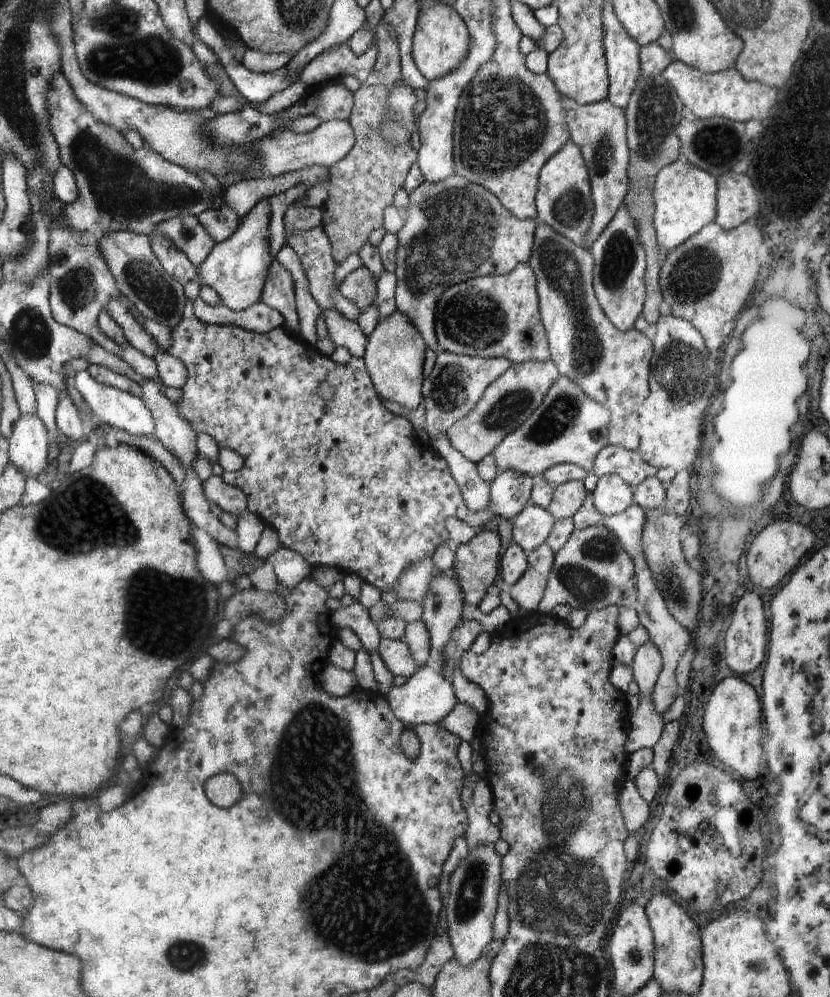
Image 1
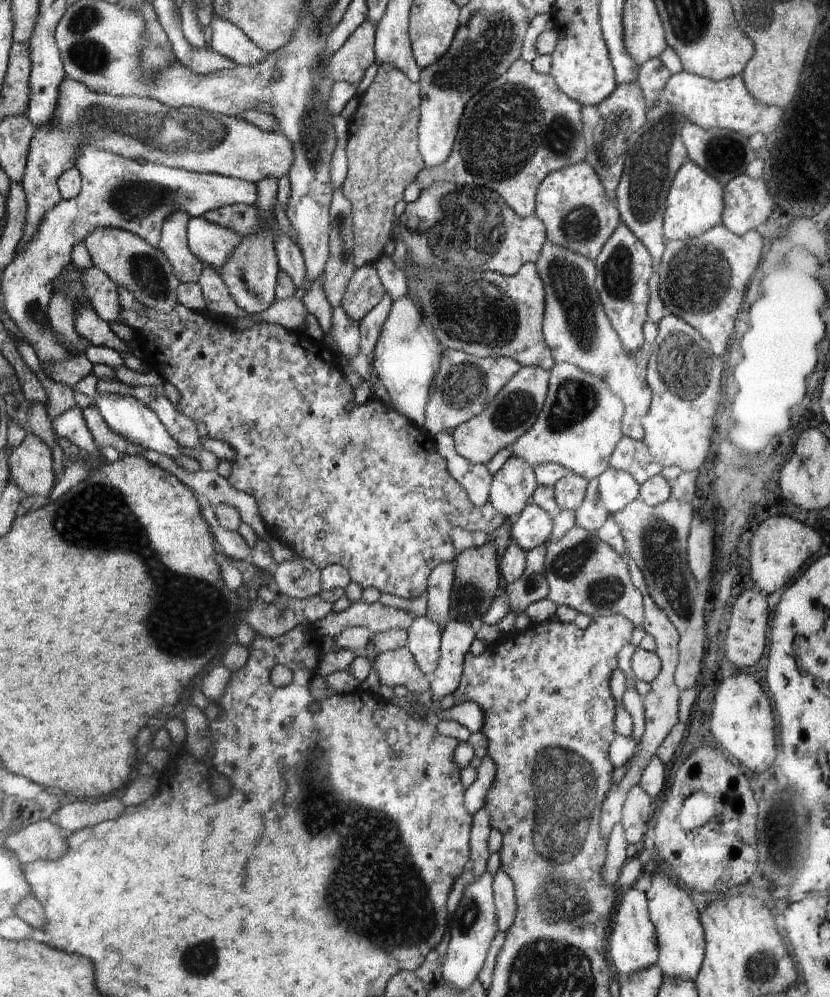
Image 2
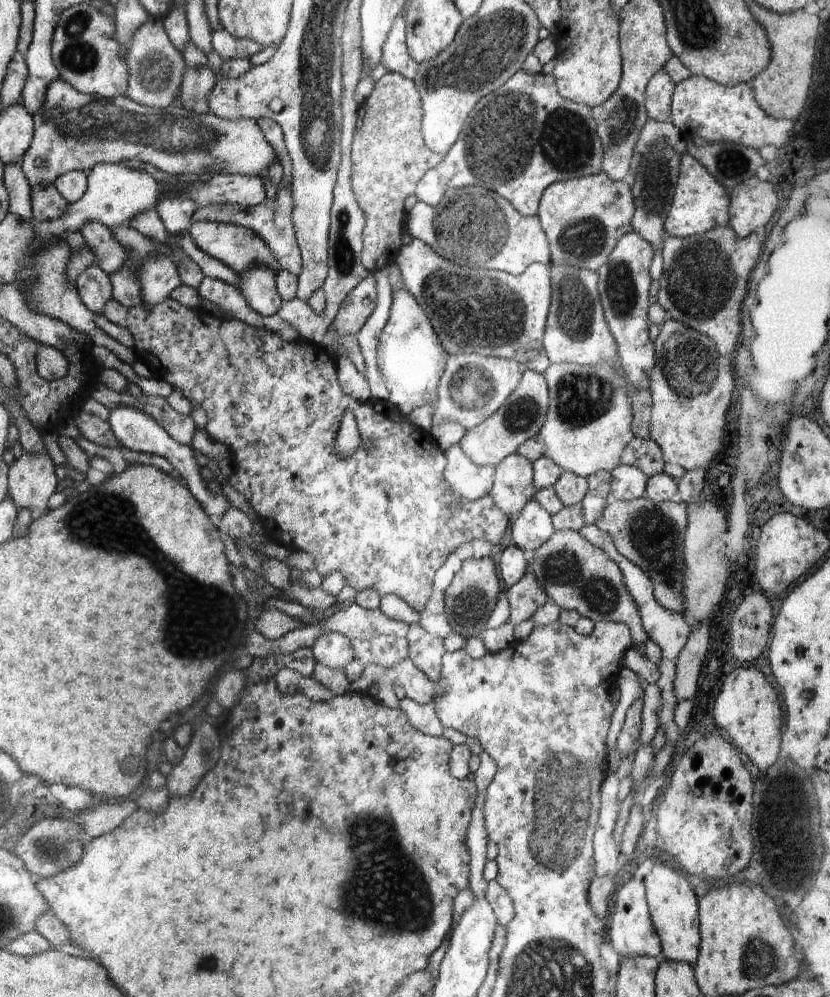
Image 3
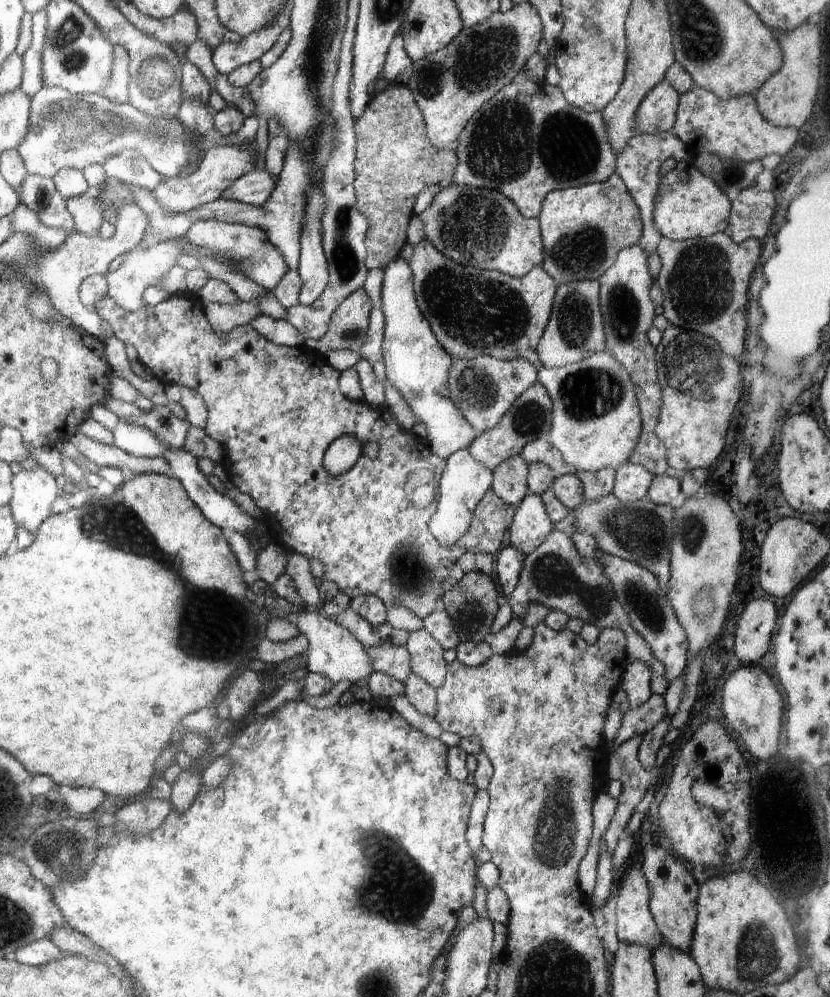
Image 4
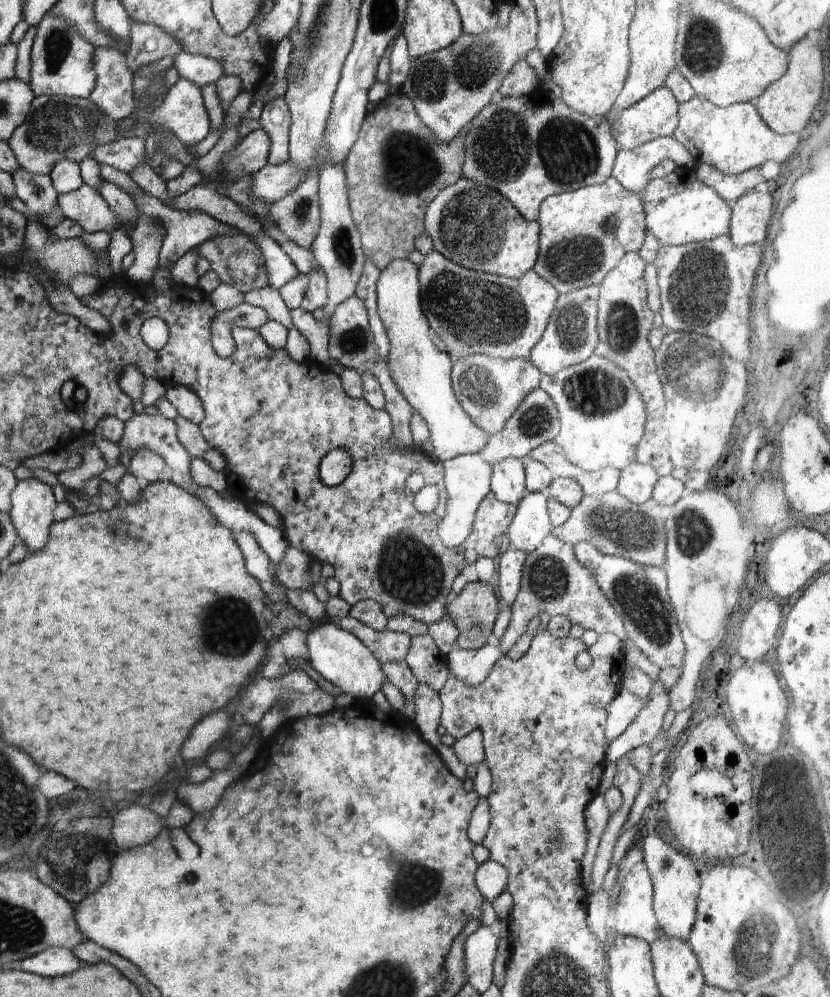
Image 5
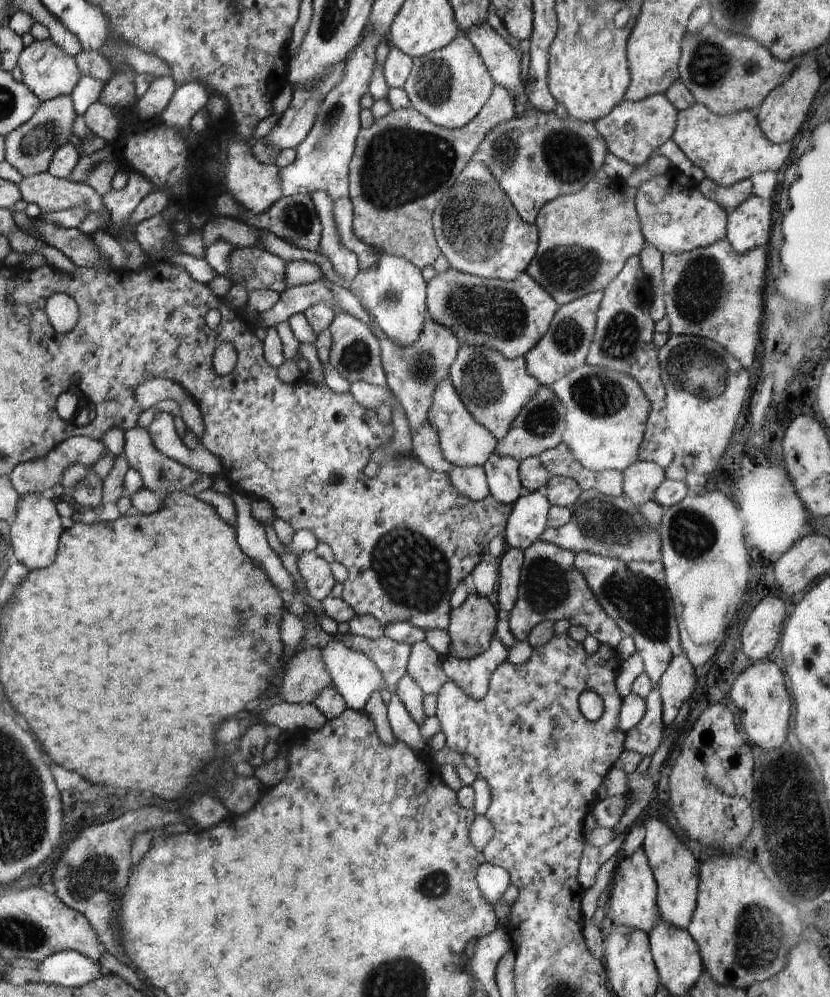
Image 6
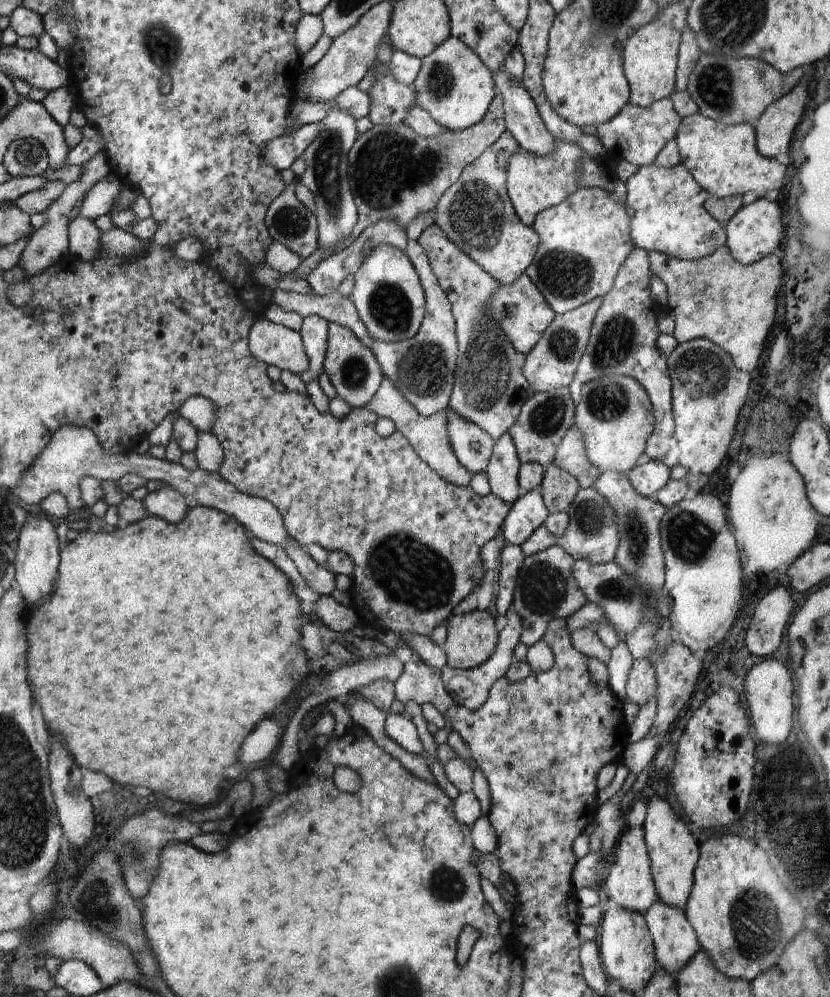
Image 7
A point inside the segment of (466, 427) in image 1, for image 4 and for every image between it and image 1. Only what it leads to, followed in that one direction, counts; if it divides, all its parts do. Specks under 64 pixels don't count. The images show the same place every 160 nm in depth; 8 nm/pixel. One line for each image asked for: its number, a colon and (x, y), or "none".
2: (512, 413)
3: (521, 417)
4: (530, 417)

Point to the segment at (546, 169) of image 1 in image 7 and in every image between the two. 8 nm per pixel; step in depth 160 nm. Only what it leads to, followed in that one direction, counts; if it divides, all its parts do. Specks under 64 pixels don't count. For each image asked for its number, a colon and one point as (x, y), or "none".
2: (578, 214)
3: (583, 218)
4: (583, 228)
5: (584, 233)
6: (585, 239)
7: (583, 241)

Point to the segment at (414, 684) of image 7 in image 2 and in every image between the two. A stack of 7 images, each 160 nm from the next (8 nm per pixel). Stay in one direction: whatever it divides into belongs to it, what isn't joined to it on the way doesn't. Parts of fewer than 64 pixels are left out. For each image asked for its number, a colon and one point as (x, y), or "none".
2: (423, 636)
3: (426, 650)
4: (427, 661)
5: (429, 665)
6: (425, 666)

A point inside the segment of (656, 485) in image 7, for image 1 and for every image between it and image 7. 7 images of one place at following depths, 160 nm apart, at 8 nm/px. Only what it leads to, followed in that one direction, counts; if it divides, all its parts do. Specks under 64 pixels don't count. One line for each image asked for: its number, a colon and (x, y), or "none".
1: (611, 496)
2: (617, 488)
3: (628, 483)
4: (632, 481)
5: (636, 482)
6: (640, 480)

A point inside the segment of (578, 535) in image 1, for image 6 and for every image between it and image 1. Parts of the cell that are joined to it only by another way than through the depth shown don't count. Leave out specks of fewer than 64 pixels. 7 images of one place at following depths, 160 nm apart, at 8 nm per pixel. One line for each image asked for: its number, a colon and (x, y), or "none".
2: (582, 572)
3: (575, 575)
4: (555, 575)
5: (553, 581)
6: (550, 587)

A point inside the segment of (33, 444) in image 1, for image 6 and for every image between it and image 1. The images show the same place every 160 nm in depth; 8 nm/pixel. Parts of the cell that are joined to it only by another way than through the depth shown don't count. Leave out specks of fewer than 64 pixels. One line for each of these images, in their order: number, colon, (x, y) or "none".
2: (31, 462)
3: (32, 480)
4: (34, 490)
5: (32, 502)
6: (35, 529)

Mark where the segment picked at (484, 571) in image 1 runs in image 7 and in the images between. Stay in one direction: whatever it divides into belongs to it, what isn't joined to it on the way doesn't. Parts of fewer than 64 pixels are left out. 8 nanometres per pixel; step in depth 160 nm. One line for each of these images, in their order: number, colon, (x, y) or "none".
2: (476, 572)
3: (470, 599)
4: (471, 604)
5: (474, 611)
6: (472, 626)
7: (471, 639)

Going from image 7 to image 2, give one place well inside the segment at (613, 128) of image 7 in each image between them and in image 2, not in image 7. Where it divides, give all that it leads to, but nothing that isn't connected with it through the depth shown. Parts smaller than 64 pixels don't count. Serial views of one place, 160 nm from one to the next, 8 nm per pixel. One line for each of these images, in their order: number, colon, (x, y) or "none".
2: (652, 76)
3: (659, 92)
4: (657, 112)
5: (654, 116)
6: (633, 131)

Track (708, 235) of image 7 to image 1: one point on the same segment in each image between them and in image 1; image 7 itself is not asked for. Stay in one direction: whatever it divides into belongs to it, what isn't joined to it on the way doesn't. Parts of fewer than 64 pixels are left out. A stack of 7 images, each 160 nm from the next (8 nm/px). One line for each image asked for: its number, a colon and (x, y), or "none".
1: (685, 197)
2: (695, 200)
3: (700, 202)
4: (690, 205)
5: (679, 209)
6: (675, 217)

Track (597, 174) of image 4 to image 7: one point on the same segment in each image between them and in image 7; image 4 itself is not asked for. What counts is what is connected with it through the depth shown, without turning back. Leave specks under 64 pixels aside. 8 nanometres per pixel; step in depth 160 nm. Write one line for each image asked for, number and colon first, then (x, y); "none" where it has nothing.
5: (529, 148)
6: (536, 158)
7: (534, 183)

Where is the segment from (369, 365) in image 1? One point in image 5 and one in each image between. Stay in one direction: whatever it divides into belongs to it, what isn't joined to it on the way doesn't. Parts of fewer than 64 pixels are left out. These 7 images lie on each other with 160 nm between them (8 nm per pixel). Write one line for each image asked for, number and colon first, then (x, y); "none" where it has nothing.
2: (407, 355)
3: (411, 359)
4: (416, 364)
5: (422, 372)

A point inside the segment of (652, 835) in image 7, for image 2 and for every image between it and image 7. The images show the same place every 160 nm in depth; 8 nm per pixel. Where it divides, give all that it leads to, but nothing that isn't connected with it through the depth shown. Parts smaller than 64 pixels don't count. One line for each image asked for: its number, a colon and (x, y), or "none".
2: (680, 936)
3: (673, 906)
4: (674, 892)
5: (676, 883)
6: (676, 871)

